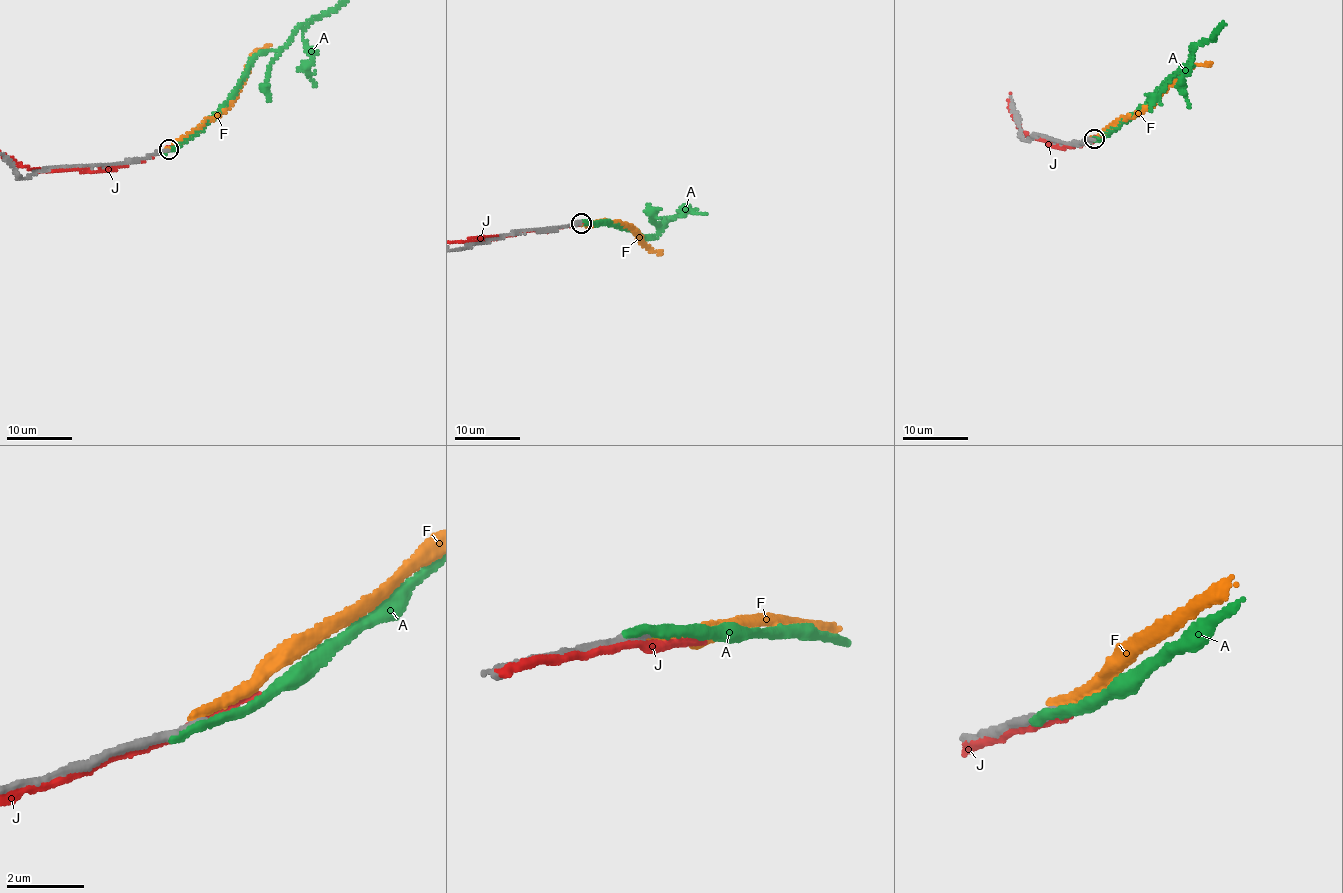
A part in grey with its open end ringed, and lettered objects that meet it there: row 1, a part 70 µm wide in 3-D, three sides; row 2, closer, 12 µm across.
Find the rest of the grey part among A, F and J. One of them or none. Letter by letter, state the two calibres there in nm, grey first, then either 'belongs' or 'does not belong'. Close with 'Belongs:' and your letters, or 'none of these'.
A: 280/240 nm | does not belong
F: 200/280 nm | does not belong
J: 200/160 nm | does not belong
Belongs: none of these

